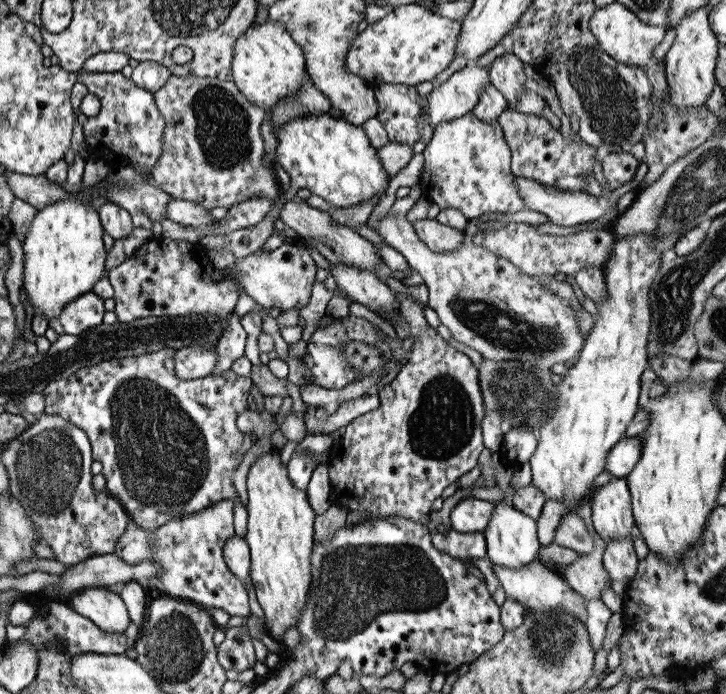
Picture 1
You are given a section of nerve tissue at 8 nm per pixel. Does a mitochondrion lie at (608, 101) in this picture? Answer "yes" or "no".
yes

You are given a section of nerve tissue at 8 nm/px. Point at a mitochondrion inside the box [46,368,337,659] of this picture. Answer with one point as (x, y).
(163, 457)

